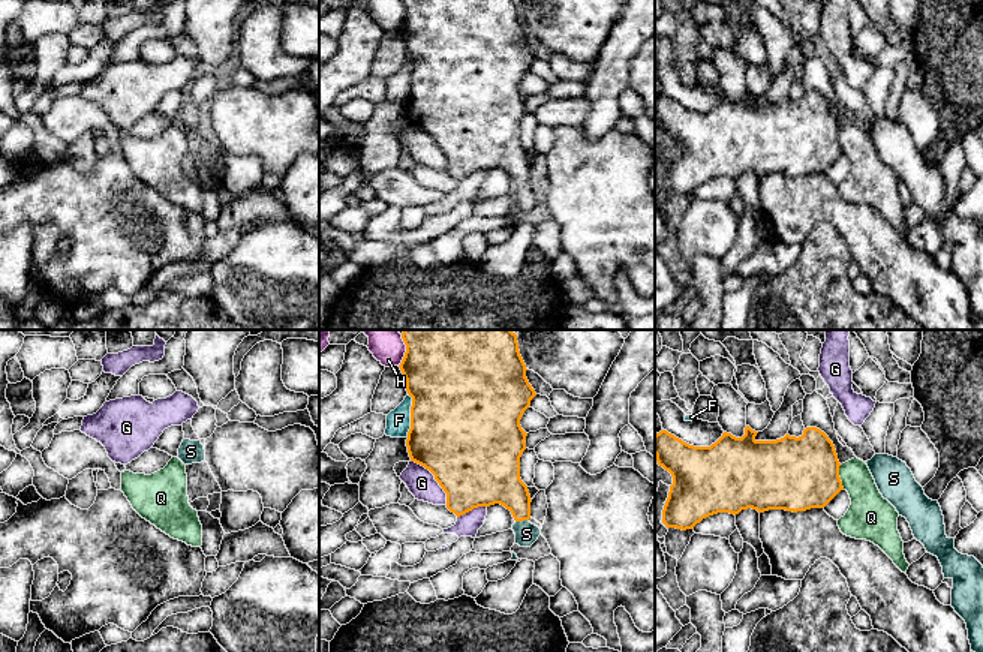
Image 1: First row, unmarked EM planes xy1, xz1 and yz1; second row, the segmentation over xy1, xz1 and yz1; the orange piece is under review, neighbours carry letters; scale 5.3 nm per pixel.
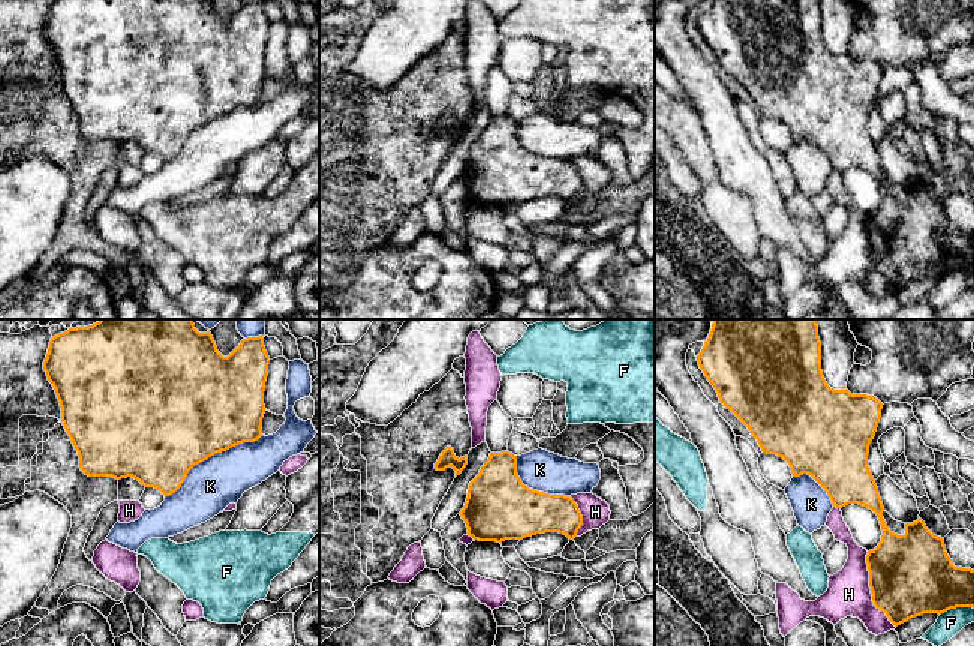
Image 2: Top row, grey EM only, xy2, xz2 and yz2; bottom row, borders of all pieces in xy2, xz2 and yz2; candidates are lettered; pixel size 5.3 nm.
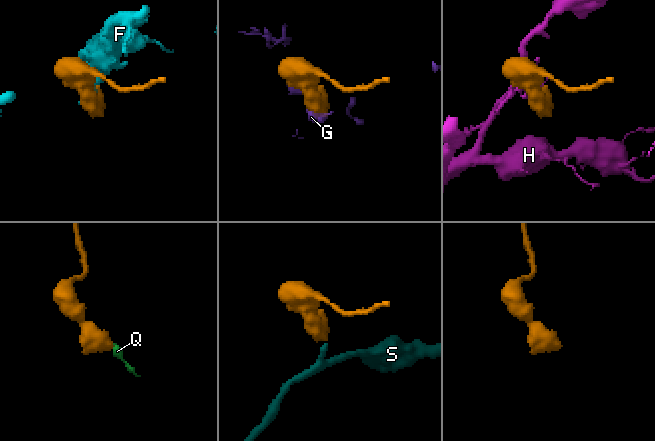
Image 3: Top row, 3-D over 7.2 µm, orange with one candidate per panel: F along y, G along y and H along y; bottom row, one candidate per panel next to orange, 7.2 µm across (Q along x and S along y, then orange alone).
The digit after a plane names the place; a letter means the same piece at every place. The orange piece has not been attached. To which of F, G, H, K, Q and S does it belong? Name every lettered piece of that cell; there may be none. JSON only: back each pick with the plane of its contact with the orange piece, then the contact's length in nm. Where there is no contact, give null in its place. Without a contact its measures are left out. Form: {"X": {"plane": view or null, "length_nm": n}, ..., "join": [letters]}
{"S": {"plane": "xz1", "length_nm": 70}, "join": ["S"]}

